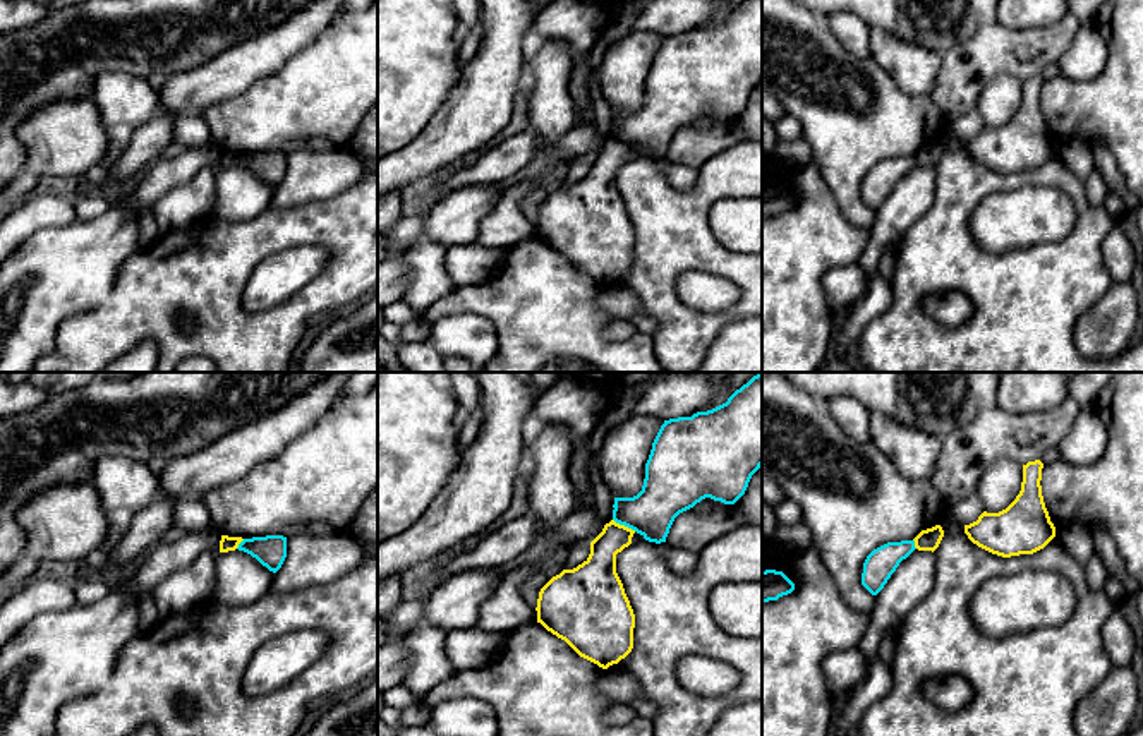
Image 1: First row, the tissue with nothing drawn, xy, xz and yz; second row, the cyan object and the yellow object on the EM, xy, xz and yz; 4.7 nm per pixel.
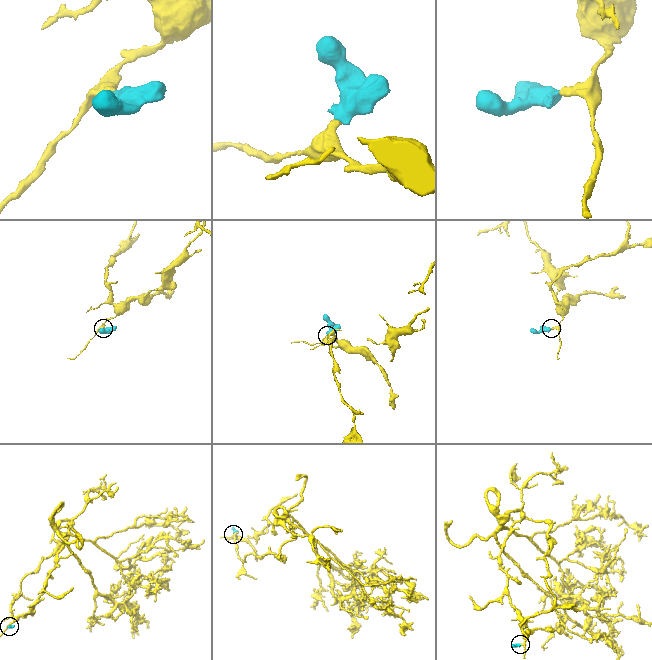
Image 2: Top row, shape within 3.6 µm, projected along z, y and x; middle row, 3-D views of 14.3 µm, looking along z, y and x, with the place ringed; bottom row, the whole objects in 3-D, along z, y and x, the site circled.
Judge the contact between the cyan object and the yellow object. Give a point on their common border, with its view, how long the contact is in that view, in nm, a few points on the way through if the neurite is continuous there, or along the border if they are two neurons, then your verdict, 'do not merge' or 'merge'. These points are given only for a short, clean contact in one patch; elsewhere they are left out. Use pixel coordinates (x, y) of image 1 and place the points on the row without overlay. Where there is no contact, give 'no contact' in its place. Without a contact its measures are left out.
contact xz (625, 141); length 130 nm; border xz (613, 134), (635, 146); do not merge

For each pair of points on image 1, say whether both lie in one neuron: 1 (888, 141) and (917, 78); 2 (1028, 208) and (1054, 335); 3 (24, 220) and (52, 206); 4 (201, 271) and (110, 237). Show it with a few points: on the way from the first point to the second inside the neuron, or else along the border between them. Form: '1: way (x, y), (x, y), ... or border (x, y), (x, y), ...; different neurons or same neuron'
1: border (879, 67), (901, 90), (913, 95), (929, 95); different neurons
2: border (1073, 229), (1059, 241), (1009, 247), (996, 254); different neurons
3: way (31, 215), (45, 211); same neuron
4: border (139, 249), (124, 263), (115, 283); different neurons

